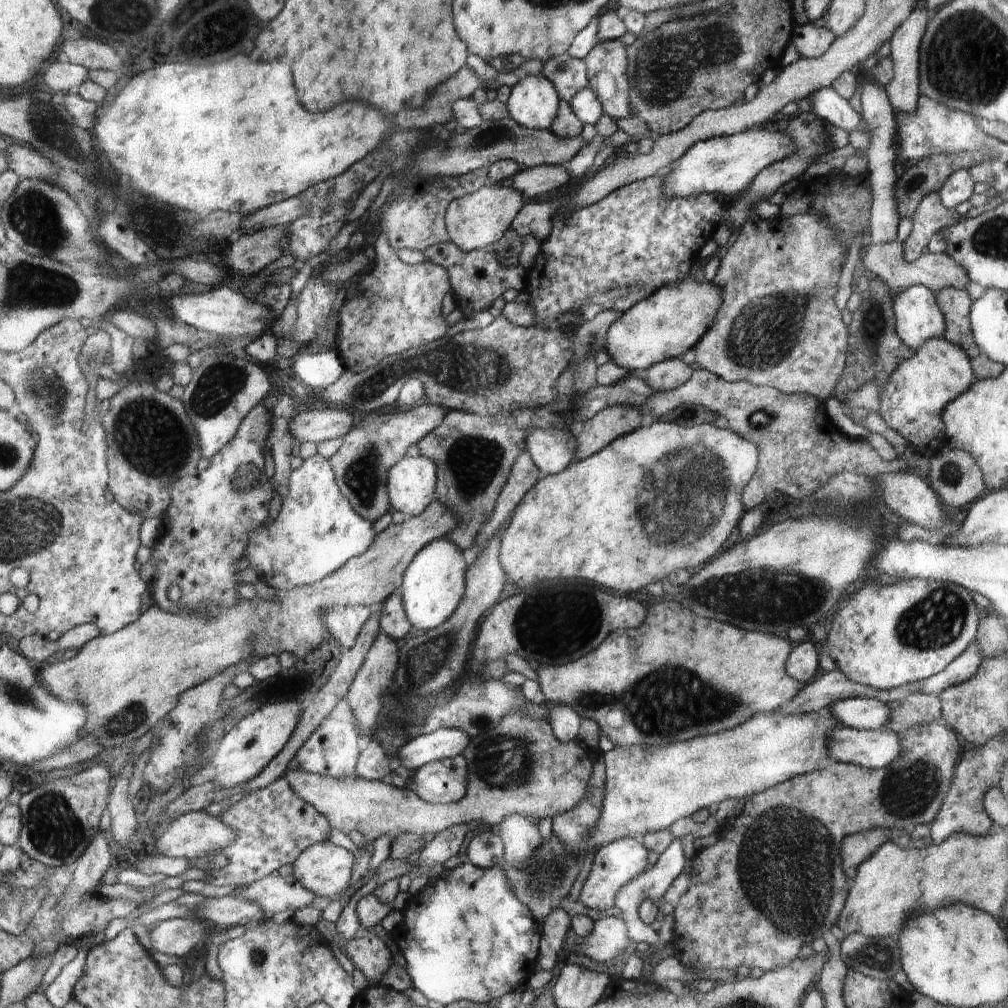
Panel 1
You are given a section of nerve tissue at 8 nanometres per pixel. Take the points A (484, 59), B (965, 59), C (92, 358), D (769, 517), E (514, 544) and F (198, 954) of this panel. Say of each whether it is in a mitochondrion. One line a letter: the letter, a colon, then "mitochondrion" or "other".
A: other
B: mitochondrion
C: mitochondrion
D: other
E: other
F: other

